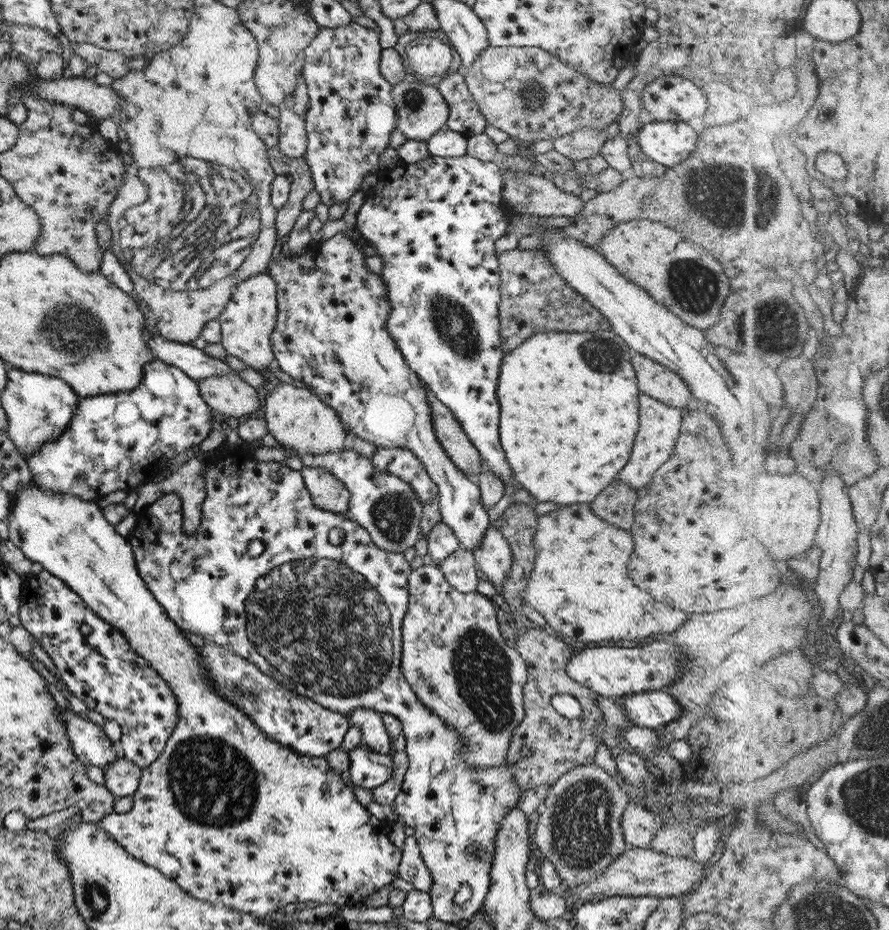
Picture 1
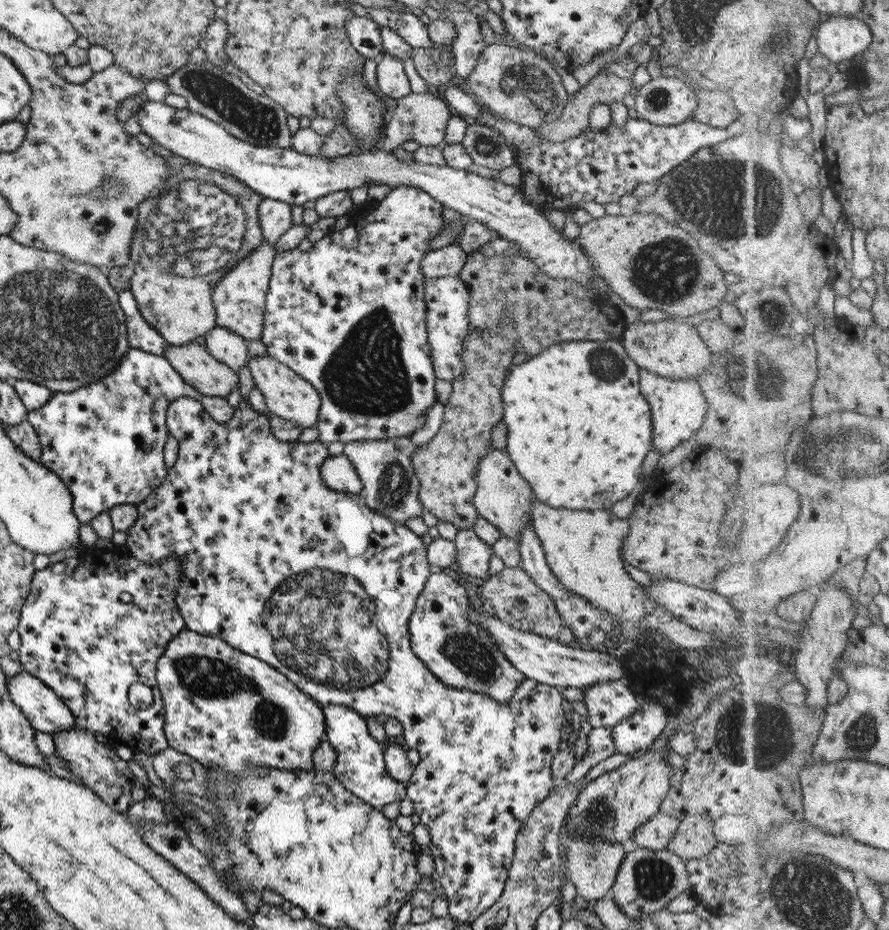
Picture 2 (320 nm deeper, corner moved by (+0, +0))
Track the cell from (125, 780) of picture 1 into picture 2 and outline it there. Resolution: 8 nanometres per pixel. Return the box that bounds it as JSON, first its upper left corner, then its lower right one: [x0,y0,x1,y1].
[51,728,137,813]

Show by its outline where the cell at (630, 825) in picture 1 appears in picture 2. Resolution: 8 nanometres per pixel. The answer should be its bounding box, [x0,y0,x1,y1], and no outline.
[632,812,680,851]

